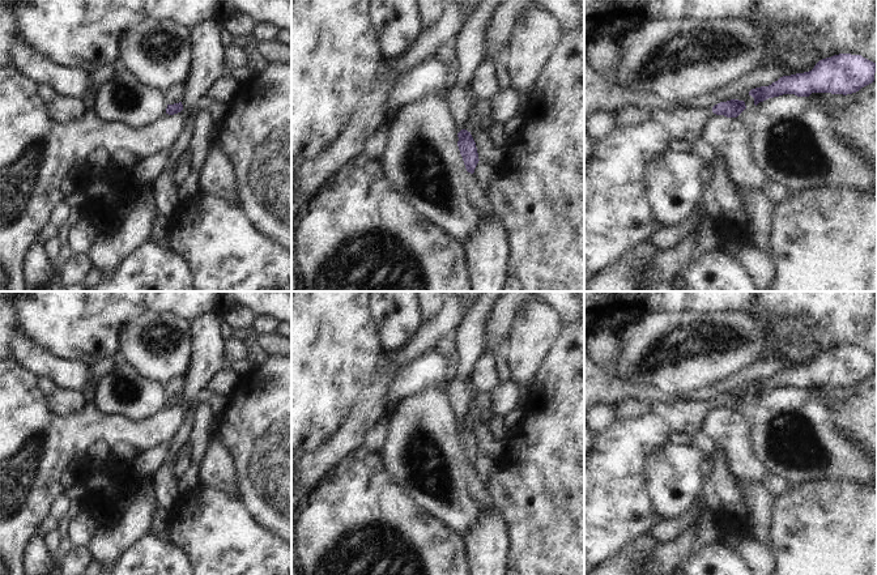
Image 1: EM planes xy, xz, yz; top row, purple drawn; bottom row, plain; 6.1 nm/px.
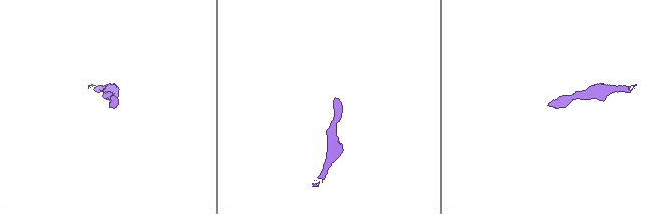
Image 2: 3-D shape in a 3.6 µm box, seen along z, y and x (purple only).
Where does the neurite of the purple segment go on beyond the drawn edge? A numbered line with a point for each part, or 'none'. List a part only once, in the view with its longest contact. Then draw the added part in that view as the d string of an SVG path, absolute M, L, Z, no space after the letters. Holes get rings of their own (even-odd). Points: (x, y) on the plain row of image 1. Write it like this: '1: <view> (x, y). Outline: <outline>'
none

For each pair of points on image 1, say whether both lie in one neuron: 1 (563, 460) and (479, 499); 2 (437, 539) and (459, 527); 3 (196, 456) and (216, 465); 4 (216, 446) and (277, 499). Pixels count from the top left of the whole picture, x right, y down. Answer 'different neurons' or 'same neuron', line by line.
1: different neurons
2: different neurons
3: different neurons
4: different neurons

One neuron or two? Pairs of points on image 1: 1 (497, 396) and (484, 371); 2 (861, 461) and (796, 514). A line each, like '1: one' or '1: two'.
1: two
2: two

